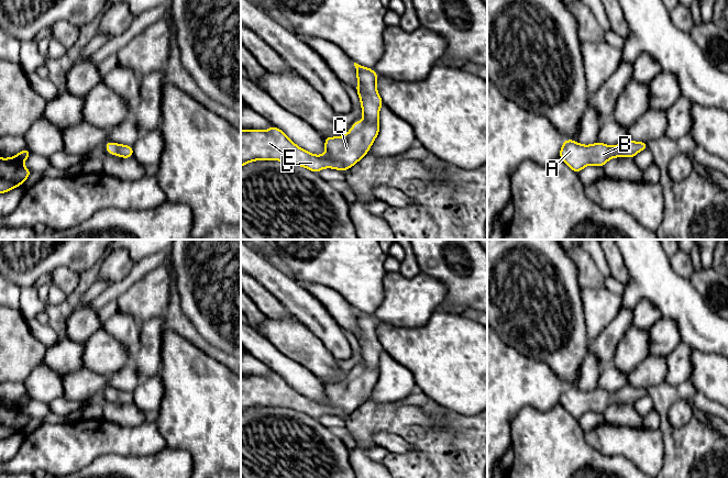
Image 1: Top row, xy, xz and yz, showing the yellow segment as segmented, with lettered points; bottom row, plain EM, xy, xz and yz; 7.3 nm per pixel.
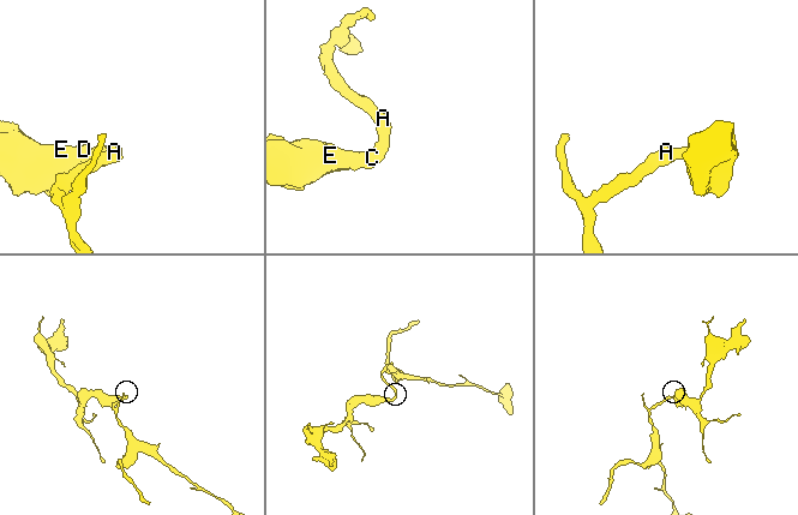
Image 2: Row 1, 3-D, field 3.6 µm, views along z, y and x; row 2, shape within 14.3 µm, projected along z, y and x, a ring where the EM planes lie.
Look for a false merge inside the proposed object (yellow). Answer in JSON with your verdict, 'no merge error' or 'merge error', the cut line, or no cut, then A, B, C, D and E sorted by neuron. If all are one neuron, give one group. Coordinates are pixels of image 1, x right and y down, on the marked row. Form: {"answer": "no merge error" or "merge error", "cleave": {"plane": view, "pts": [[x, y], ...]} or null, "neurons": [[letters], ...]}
{"answer": "no merge error", "cleave": null, "neurons": [["A", "B", "C", "D", "E"]]}

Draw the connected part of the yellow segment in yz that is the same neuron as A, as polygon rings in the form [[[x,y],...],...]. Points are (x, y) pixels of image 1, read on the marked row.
[[[626,138],[617,146],[604,143],[582,145],[573,140],[565,140],[559,157],[575,173],[580,173],[588,165],[603,167],[609,159],[615,157],[633,158],[639,152],[648,148],[646,142],[633,142]]]

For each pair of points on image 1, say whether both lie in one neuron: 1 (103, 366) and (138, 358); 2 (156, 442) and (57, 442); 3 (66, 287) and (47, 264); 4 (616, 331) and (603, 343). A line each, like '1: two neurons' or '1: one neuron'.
1: two neurons
2: one neuron
3: two neurons
4: one neuron

